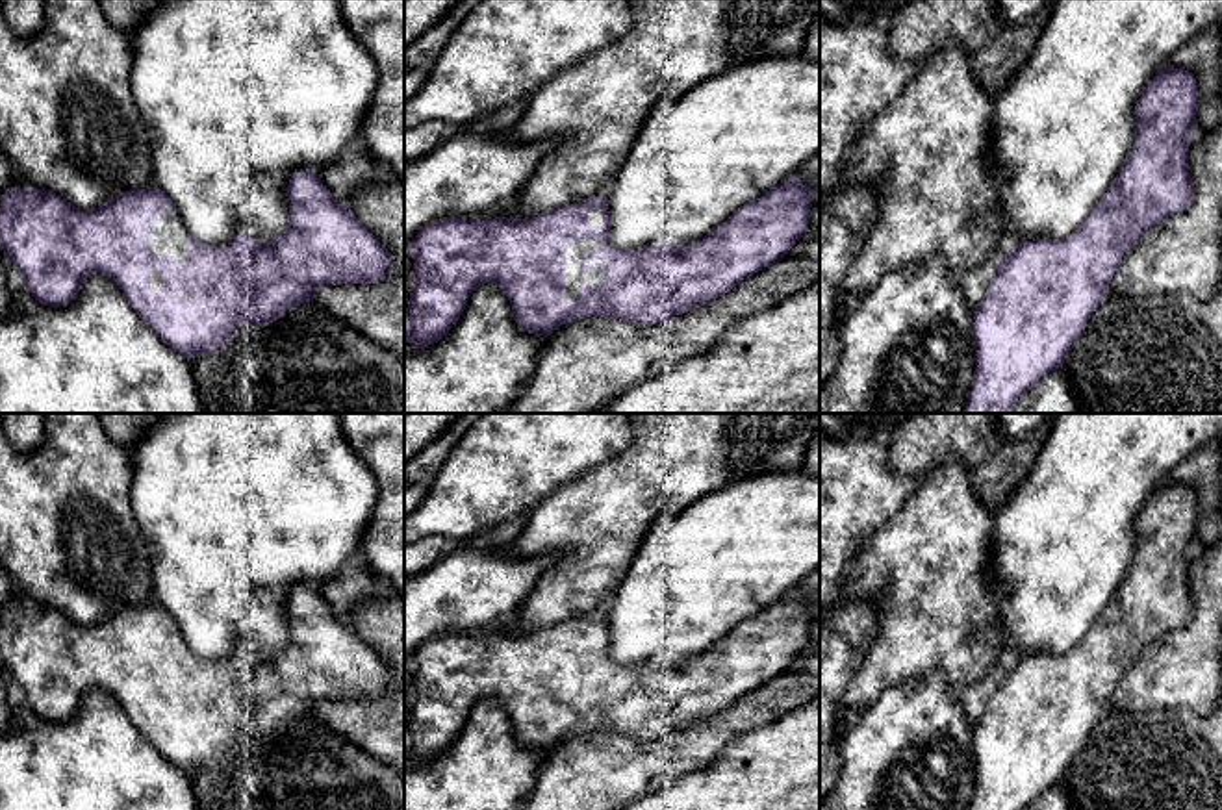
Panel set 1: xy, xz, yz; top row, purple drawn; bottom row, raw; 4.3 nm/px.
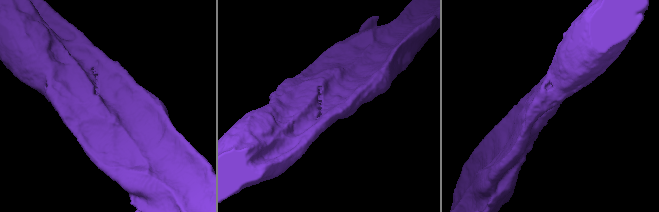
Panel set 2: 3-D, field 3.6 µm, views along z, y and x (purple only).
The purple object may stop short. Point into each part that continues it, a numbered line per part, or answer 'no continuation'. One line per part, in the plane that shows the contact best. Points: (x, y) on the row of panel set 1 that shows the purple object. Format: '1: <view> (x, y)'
1: xz (573, 277)

